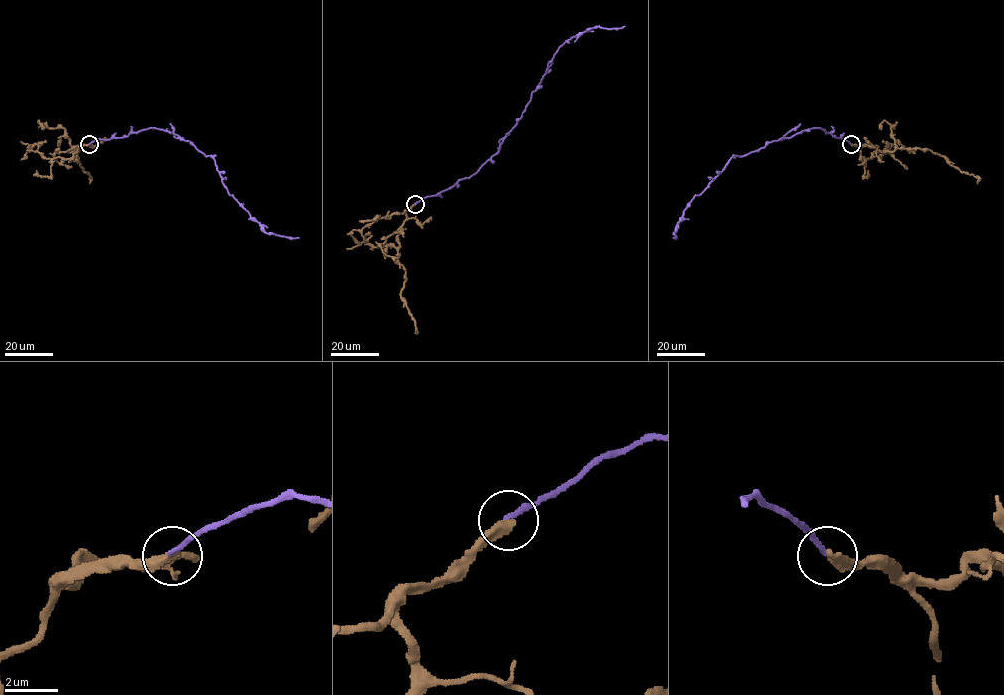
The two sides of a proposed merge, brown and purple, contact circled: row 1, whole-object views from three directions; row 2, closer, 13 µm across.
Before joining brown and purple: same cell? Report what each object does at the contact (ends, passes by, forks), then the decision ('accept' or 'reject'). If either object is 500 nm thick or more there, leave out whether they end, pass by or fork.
brown ends there; purple ends there; reject

